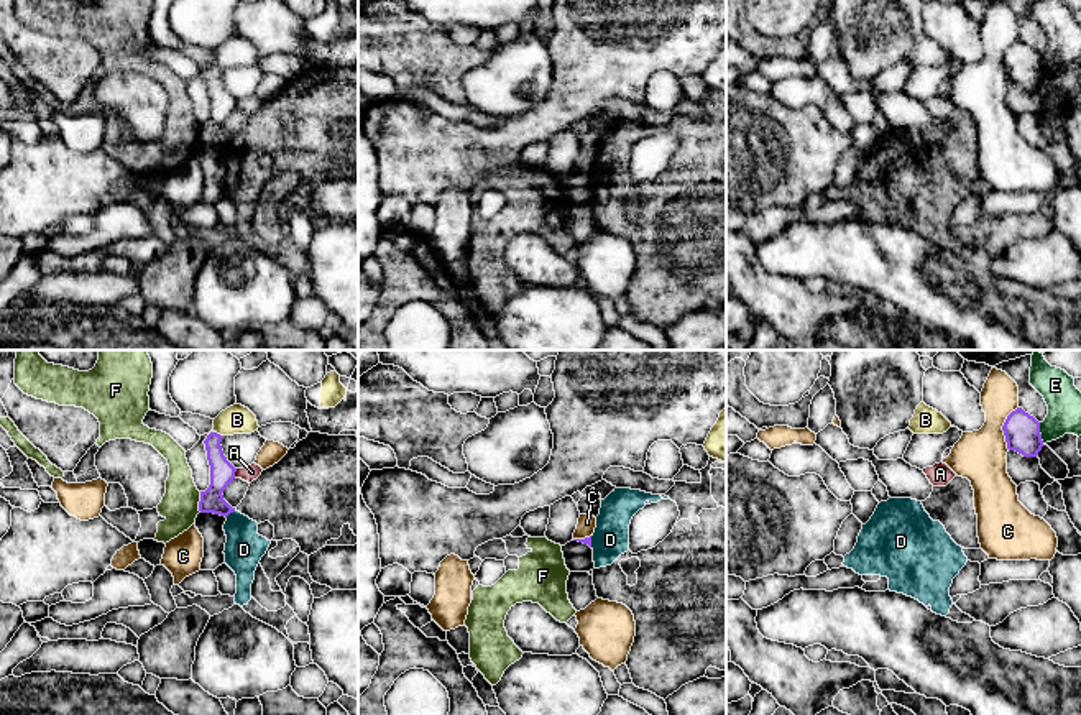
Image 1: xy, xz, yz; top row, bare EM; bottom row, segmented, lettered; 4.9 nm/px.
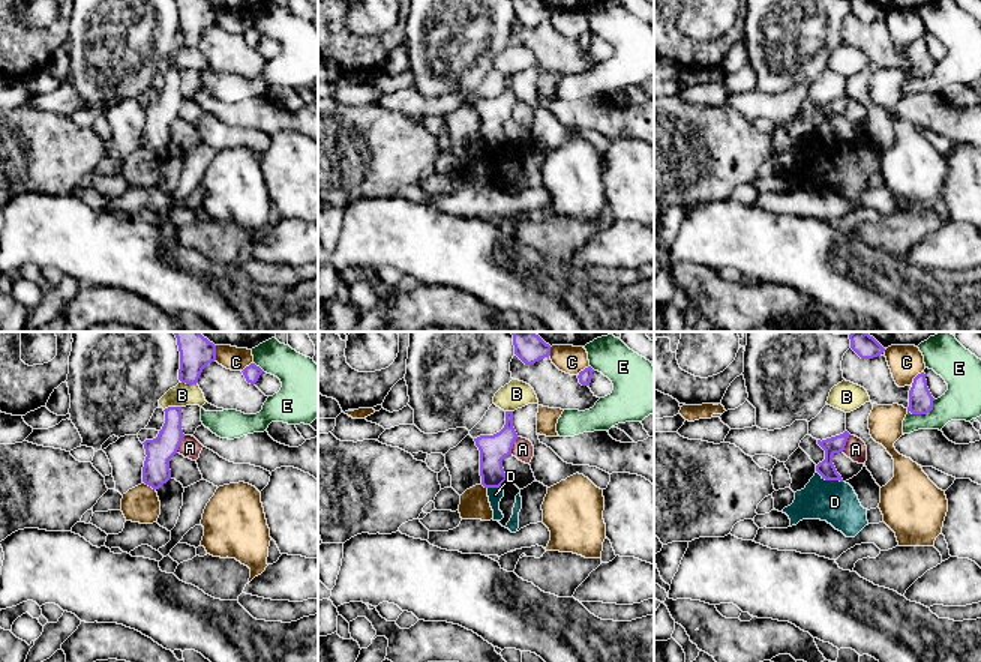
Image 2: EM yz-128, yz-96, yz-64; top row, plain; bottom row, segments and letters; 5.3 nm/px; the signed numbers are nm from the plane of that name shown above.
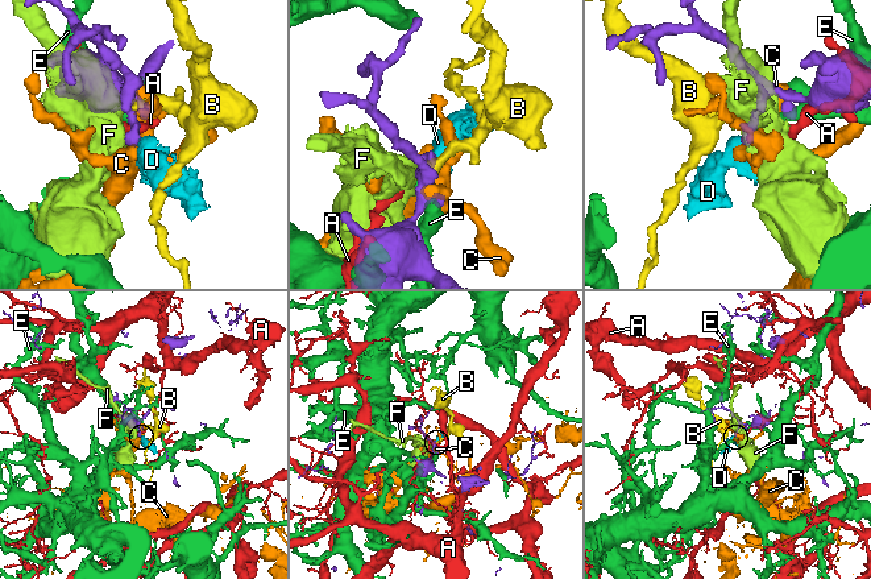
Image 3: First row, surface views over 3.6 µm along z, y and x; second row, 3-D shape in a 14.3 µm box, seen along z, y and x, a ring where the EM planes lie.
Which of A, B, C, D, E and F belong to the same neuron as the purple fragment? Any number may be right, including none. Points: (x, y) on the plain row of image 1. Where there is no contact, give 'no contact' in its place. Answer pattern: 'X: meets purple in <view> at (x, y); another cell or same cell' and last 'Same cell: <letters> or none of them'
A: meets purple in xy at (234, 106); another cell
B: meets purple in xy at (216, 64); another cell
C: meets purple in yz at (1002, 59); another cell
D: meets purple in xy at (230, 143); another cell
E: meets purple in yz at (1039, 64); another cell
F: meets purple in xy at (199, 133); another cell
Same cell: none of them

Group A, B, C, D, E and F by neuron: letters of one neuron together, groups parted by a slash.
A / B / C / D / E / F

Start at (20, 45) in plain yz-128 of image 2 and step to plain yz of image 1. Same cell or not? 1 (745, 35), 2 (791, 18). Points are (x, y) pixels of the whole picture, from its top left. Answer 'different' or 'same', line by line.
1: same
2: different

